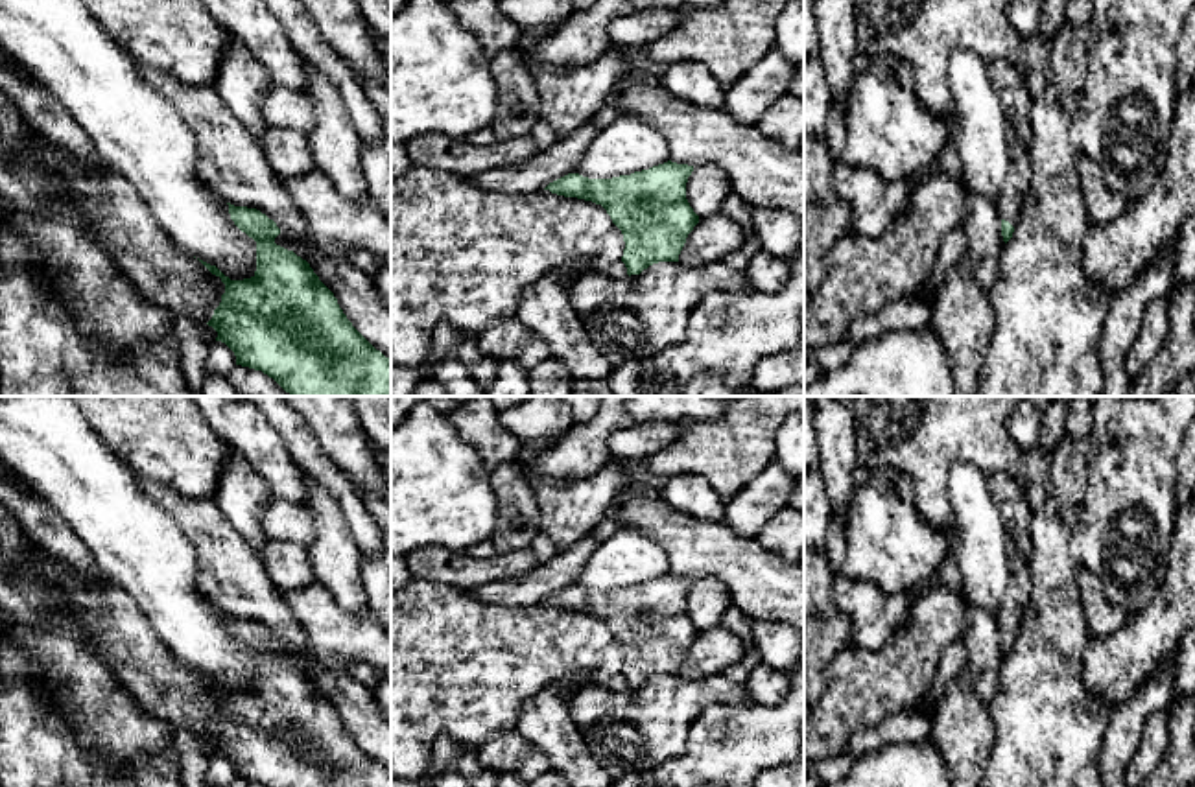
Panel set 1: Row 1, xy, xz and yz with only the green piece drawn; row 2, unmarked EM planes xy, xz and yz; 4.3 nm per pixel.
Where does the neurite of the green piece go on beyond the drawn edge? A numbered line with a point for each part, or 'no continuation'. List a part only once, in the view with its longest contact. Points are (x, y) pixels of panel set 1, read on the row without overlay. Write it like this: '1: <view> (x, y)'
1: yz (1009, 616)

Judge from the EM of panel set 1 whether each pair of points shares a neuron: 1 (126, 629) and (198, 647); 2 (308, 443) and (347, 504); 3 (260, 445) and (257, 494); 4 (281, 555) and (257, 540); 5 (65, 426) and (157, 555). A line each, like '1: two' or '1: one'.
1: two
2: one
3: two
4: two
5: one

